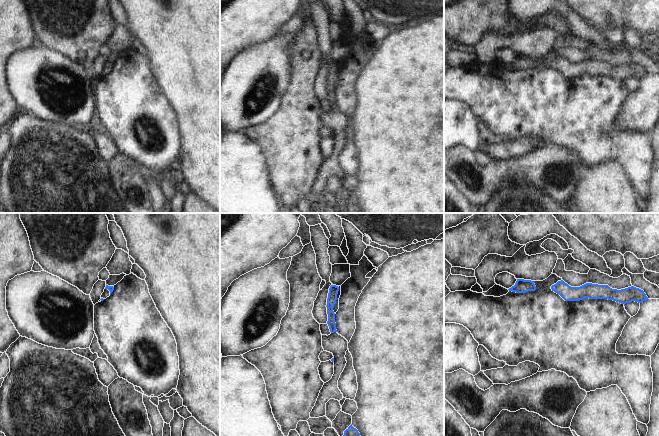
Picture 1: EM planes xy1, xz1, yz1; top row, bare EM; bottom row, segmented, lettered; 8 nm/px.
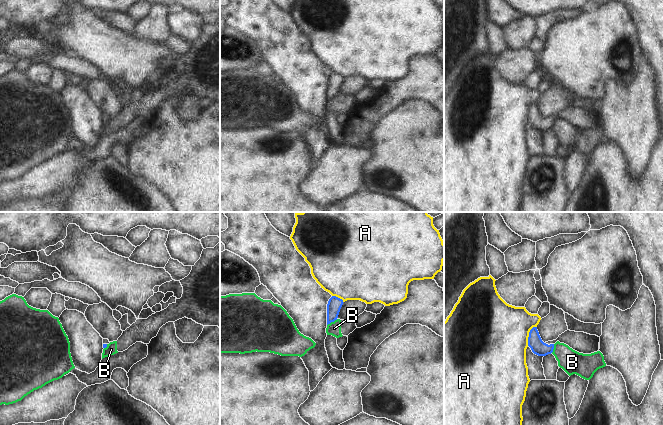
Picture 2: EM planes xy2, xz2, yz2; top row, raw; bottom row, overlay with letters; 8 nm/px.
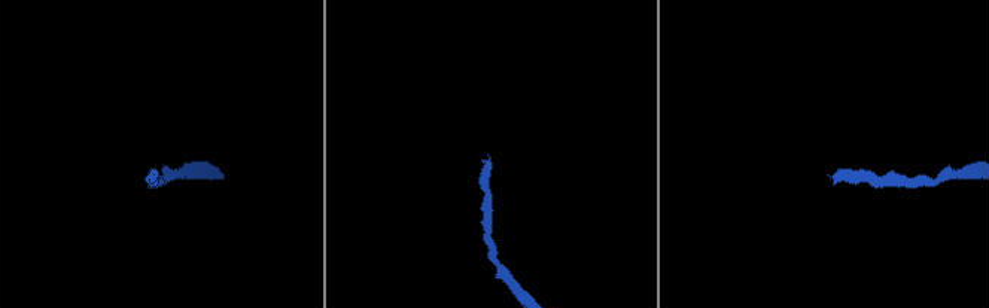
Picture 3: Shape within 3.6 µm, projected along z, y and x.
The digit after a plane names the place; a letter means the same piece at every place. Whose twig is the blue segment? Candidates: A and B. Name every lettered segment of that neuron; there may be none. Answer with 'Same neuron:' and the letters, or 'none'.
Same neuron: none

